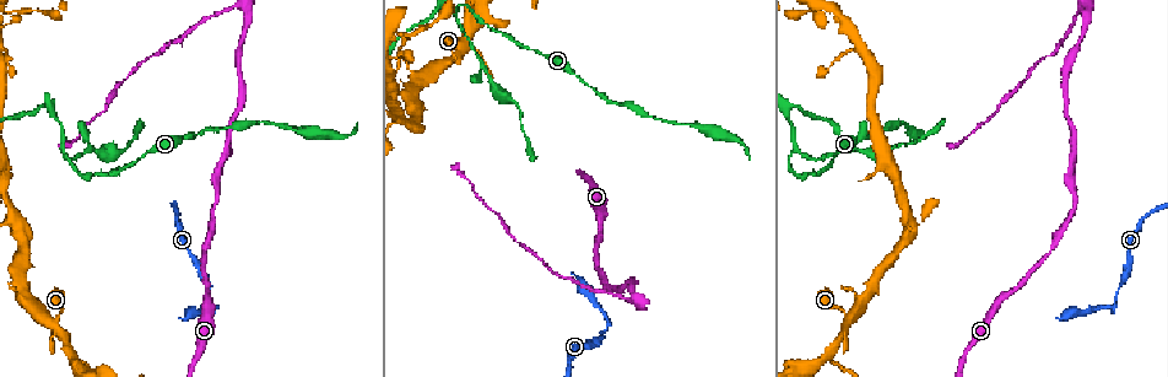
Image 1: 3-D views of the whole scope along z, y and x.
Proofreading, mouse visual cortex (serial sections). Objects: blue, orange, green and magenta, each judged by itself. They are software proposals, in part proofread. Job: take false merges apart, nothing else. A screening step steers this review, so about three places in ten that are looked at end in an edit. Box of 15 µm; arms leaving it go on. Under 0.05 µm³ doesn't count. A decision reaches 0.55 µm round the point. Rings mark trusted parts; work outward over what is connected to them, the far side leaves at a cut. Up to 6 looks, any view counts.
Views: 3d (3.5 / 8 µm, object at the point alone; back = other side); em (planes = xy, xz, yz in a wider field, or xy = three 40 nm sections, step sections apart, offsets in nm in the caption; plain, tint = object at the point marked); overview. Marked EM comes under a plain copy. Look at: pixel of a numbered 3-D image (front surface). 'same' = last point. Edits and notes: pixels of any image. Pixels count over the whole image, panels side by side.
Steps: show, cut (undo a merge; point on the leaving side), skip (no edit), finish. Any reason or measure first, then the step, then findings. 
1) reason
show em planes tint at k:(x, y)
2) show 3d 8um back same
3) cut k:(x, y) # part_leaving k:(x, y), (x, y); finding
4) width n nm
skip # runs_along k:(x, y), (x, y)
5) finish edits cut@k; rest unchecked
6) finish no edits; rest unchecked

thick turns thin
show 3d 8um at 1:(186, 135)

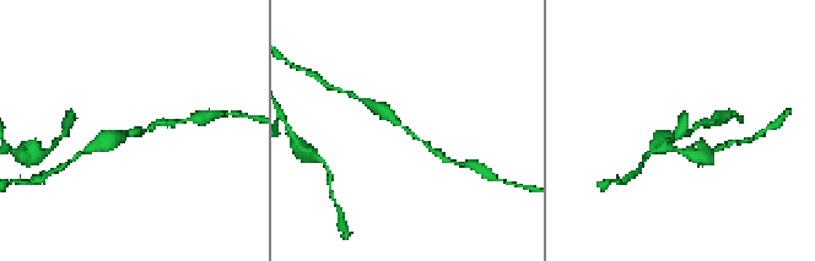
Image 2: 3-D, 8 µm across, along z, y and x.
zoom in
show 3d 3.5um at 2:(404, 129)

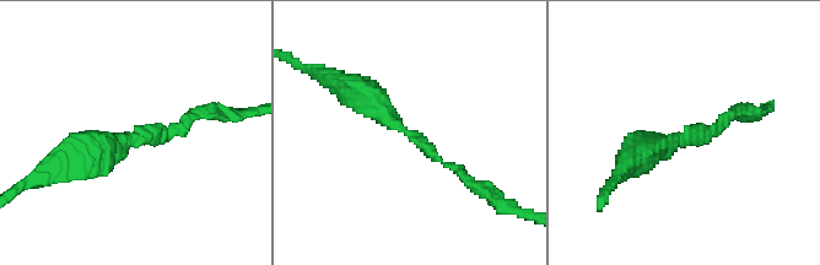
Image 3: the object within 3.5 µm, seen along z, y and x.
arm_widths 150, 400 nm
skip # runs_along 3:(351, 87), (471, 184); one cell here

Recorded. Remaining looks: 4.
sudden change in width
show 3d 3.5um at 1:(727, 133)

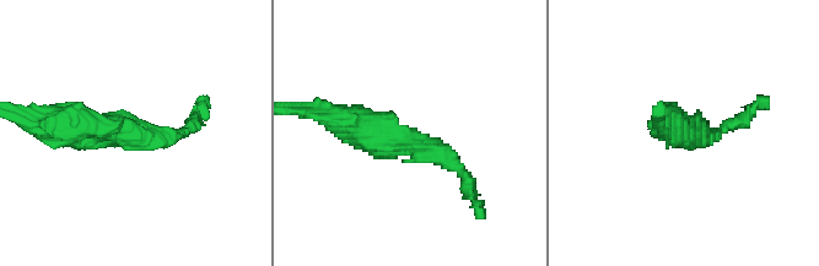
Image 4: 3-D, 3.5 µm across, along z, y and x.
now the EM
show em xy step 2 tint at 4:(416, 141)

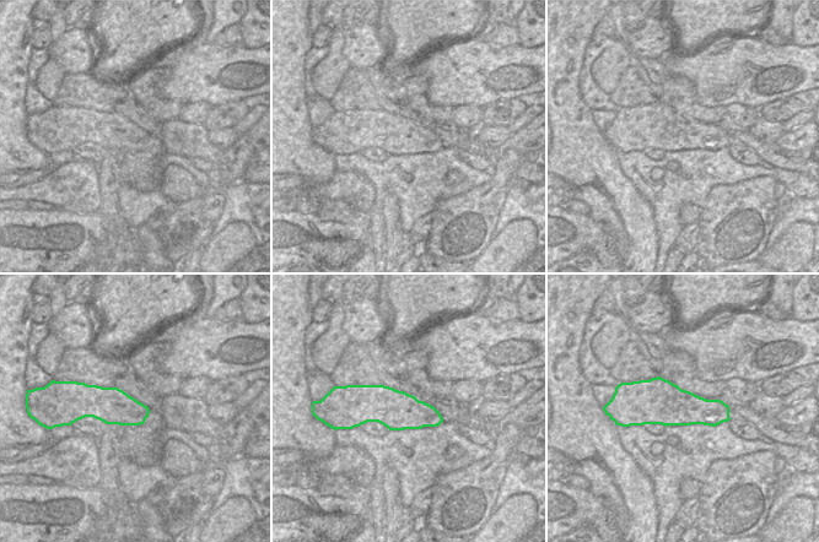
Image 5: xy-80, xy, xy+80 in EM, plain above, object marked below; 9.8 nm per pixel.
width 380 nm
skip # runs_along 4:(340, 123), (438, 151), (468, 191); all the same cell

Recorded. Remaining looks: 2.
sharp bend
show 3d 3.5um at 1:(1087, 7)

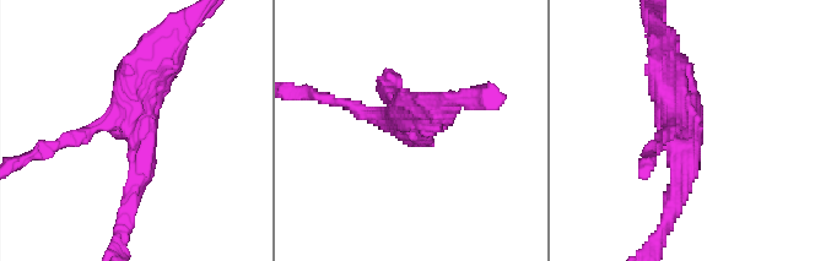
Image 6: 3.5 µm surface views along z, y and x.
show em xy step 3 tint at 6:(684, 129)

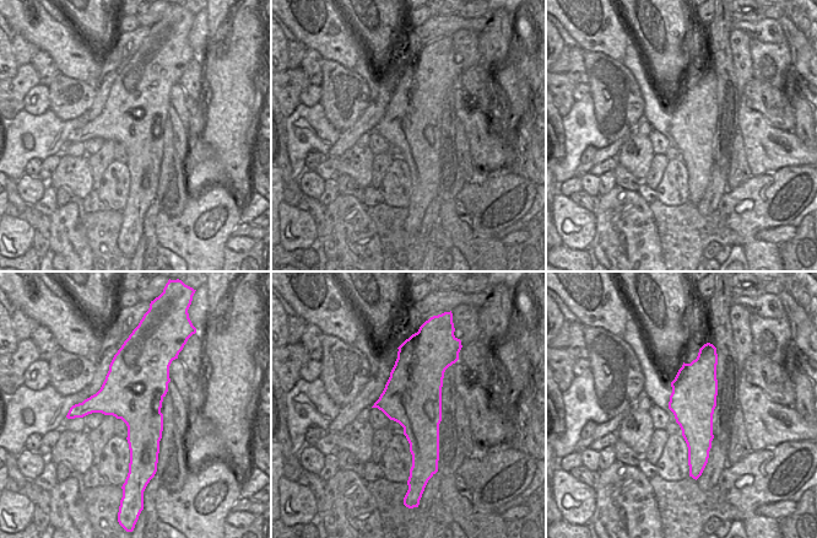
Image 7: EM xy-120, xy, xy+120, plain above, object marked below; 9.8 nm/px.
width 600 nm
skip # runs_along 6:(674, 206), (687, 134), (659, 139); all the same cell

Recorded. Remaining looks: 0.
finish no edits; rest unchecked

